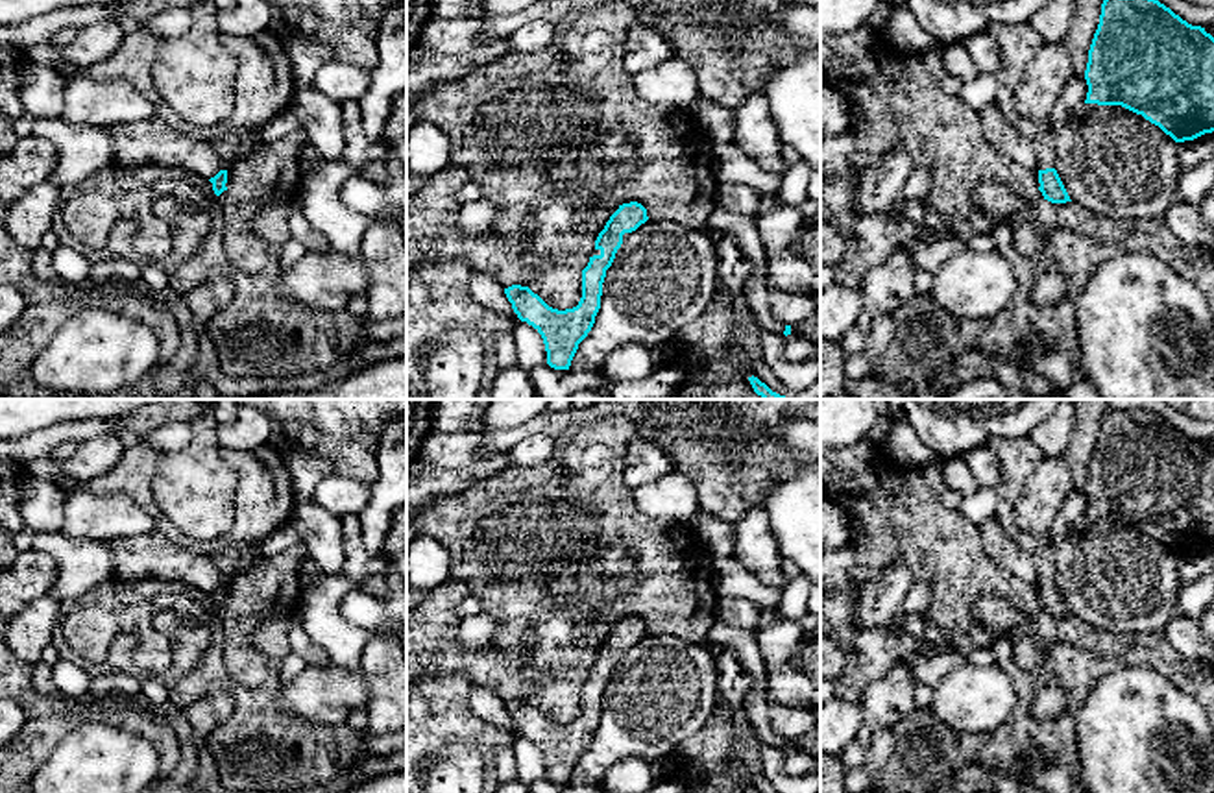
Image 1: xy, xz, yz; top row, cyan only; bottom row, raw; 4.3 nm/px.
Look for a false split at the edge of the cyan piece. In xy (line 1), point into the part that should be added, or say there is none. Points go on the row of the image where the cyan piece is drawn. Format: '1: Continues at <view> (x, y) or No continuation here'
1: No continuation here

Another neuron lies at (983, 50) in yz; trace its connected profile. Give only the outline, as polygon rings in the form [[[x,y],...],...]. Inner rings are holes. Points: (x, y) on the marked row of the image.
[[[981,30],[963,39],[963,44],[979,72],[996,74],[1000,70],[1002,67],[1000,48],[987,30]]]

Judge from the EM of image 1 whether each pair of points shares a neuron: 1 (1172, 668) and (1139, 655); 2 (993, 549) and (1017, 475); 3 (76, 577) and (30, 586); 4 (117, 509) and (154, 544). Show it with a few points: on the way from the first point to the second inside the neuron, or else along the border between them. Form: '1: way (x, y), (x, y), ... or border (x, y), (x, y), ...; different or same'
1: way (1165, 660), (1159, 655), (1146, 655); same
2: border (995, 516), (1002, 529), (1031, 553); different
3: border (34, 548), (56, 566), (50, 590); different
4: border (154, 529), (143, 535), (115, 536), (108, 542); different

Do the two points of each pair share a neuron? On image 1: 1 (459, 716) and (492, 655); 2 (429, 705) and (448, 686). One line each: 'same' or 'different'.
1: different
2: same

